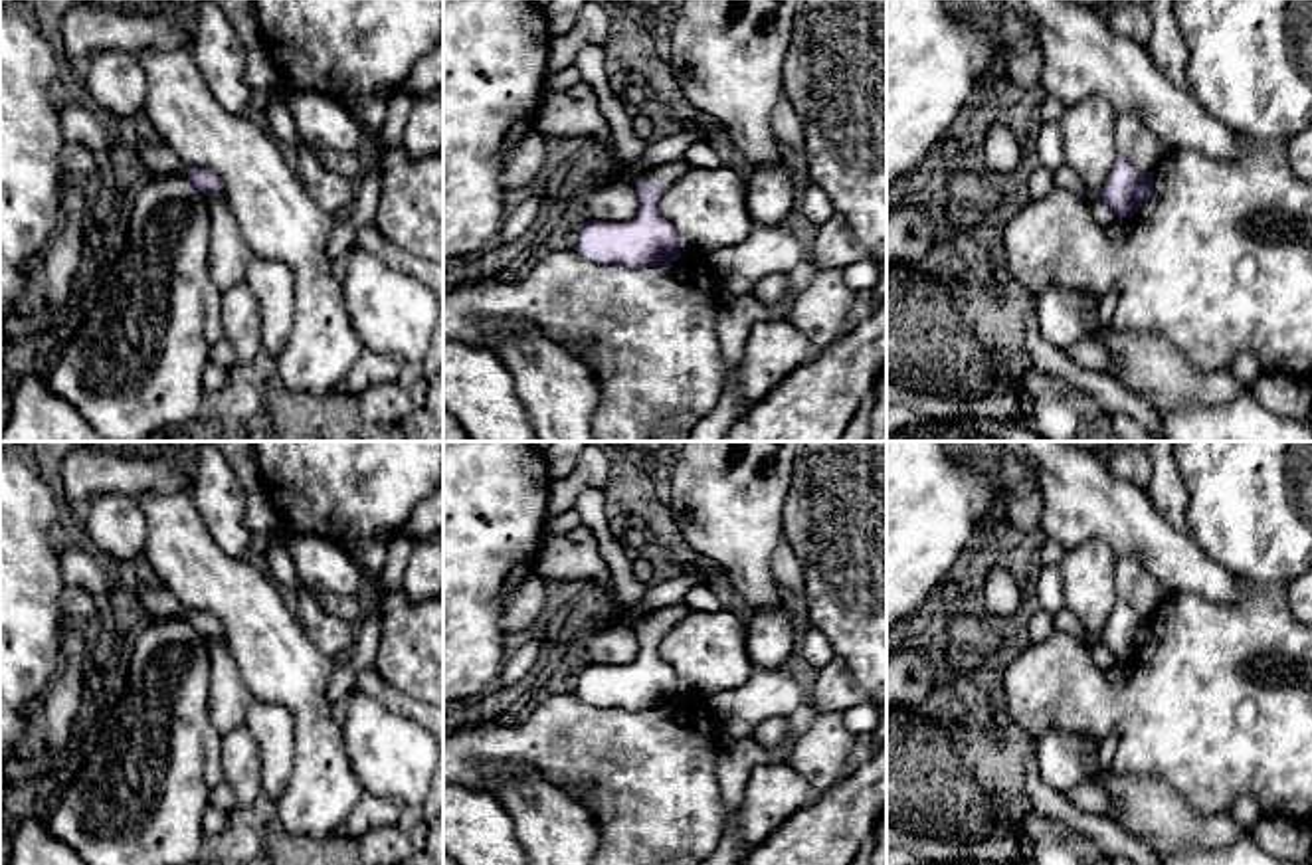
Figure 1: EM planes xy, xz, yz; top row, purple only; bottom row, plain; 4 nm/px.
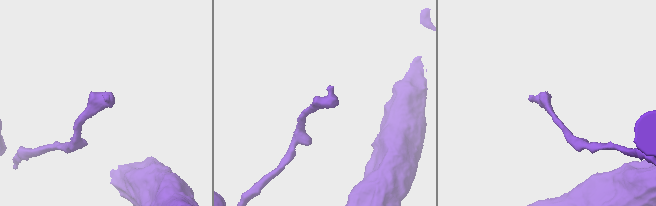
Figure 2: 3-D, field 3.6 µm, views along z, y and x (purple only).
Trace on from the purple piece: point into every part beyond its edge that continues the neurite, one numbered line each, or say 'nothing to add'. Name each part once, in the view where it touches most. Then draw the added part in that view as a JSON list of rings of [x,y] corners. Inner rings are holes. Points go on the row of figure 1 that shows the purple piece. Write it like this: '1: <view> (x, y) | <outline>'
1: yz (1063, 177) | [[[1069,166],[1057,168],[1053,182],[1059,188],[1067,188],[1067,190],[1075,190],[1075,192],[1080,190],[1078,176]]]

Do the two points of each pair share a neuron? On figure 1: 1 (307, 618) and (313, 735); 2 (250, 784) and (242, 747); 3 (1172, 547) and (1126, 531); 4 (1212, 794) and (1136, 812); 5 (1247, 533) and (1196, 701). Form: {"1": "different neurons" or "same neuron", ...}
{"1": "different neurons", "2": "same neuron", "3": "same neuron", "4": "different neurons", "5": "different neurons"}

